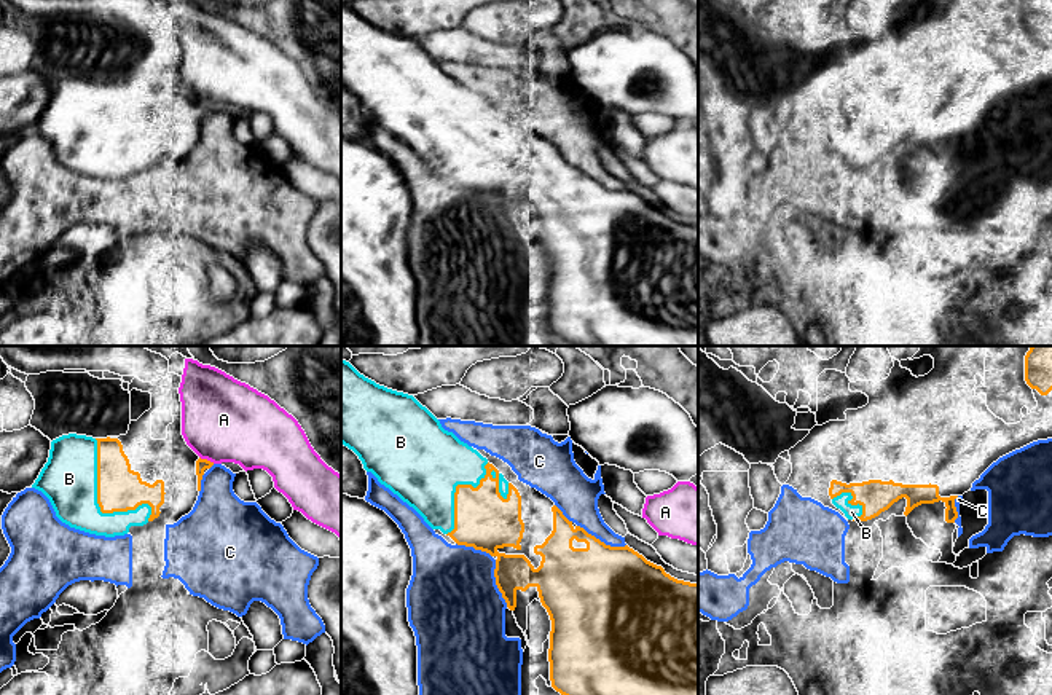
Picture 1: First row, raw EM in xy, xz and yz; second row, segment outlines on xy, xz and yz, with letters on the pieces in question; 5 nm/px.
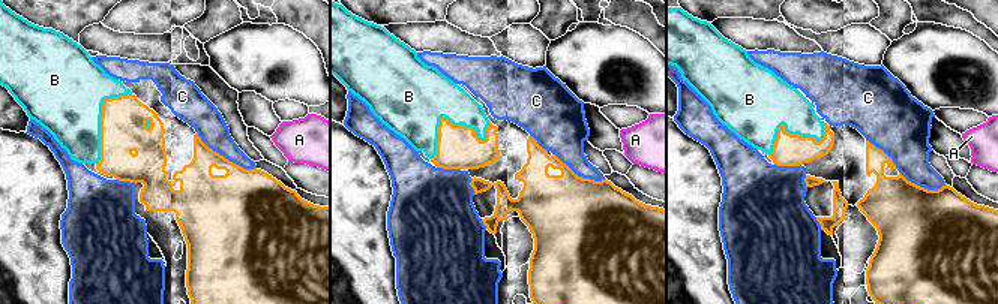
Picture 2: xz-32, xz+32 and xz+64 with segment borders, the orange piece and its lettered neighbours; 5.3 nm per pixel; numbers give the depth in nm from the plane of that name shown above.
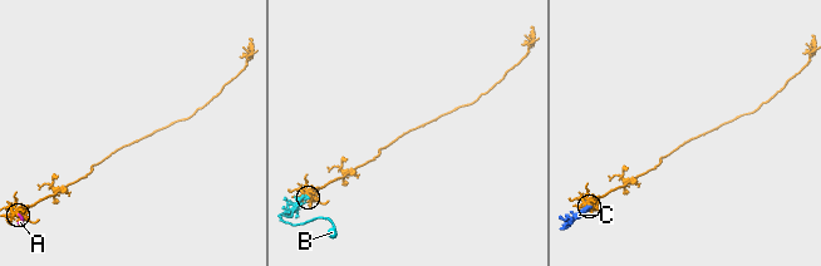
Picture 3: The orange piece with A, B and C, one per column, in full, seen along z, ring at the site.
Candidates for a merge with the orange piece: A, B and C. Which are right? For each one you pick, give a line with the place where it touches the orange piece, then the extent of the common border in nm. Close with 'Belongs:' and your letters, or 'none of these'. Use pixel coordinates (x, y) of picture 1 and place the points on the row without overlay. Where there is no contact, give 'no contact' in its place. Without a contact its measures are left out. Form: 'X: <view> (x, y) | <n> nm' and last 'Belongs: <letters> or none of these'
B: xy (99, 149) | 500 nm
Belongs: B

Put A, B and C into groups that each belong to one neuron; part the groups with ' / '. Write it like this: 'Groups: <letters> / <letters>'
Groups: A / B / C

